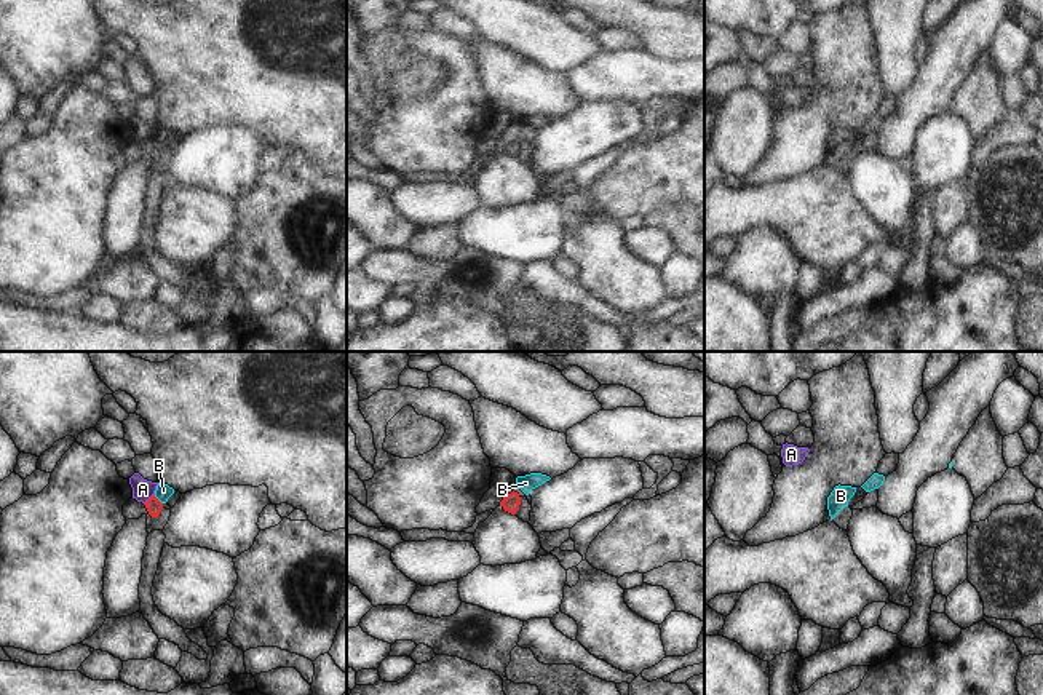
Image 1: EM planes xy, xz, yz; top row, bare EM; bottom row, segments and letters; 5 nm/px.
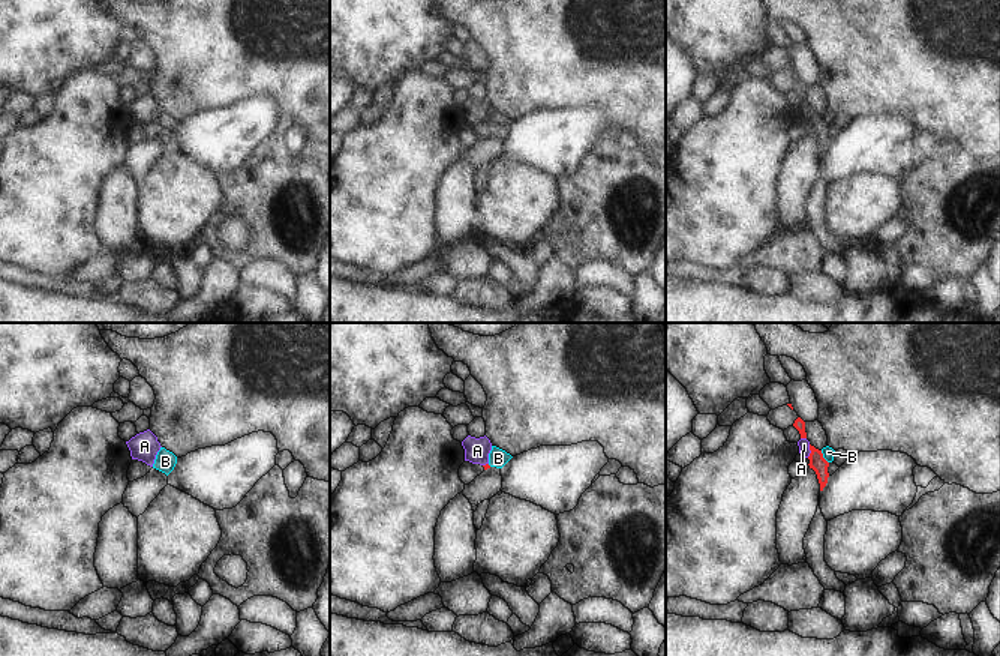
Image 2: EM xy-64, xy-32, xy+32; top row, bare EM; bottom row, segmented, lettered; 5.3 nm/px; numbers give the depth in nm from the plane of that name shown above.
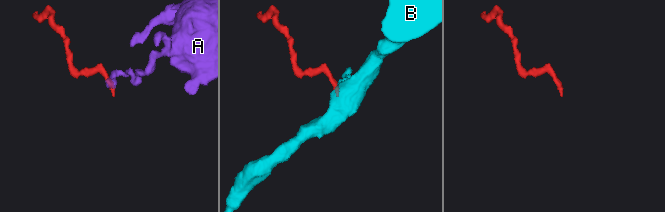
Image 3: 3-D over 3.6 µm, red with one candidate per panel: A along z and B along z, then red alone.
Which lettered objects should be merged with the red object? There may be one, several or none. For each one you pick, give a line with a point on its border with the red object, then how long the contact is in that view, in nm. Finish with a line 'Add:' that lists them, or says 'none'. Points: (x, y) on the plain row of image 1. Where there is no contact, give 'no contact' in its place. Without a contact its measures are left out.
Add: none

